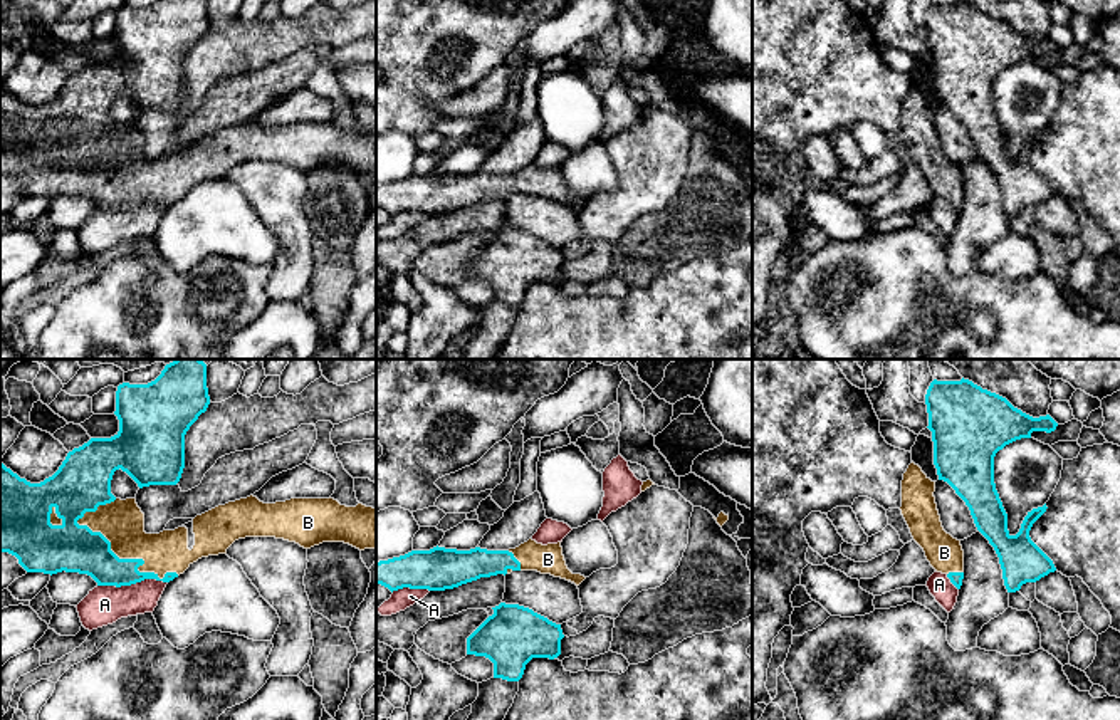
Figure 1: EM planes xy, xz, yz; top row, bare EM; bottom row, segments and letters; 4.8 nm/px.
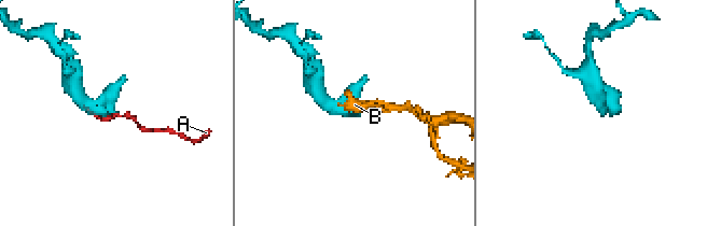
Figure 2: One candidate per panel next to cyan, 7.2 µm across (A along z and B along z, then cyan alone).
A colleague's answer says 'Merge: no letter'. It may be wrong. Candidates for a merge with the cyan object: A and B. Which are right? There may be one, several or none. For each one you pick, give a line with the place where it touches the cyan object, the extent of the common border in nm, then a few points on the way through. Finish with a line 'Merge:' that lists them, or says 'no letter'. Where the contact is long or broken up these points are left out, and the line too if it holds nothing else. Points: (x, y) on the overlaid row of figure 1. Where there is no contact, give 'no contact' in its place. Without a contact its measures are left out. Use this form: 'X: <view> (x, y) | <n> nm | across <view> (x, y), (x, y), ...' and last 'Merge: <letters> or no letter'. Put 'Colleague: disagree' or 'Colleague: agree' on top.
Colleague: disagree
B: xy (131, 559) | 550 nm
Merge: B

